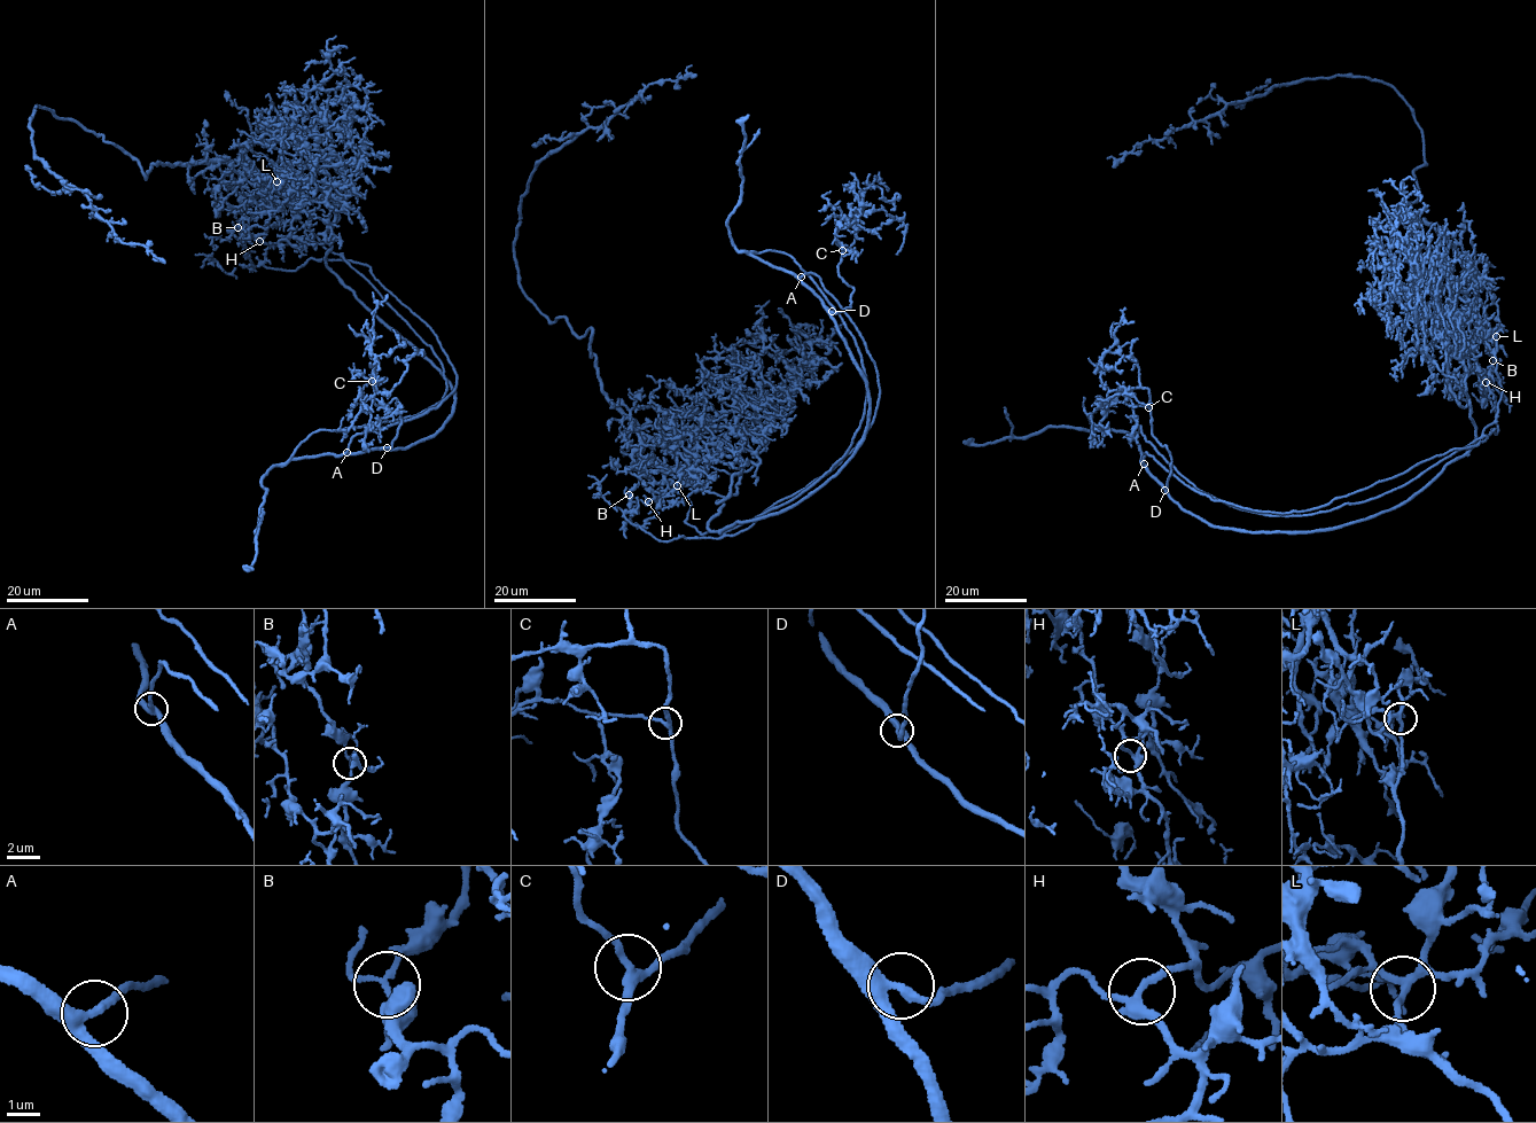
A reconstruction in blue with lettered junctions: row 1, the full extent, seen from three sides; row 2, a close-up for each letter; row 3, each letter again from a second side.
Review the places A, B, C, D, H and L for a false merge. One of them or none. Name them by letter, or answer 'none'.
B

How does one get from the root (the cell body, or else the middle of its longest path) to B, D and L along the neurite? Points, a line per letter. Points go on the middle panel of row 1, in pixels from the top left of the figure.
B: (738, 483), (738, 475), (710, 466), (691, 469), (678, 454), (675, 475), (646, 467), (629, 493)
D: (738, 483), (737, 494), (709, 521), (710, 530), (789, 508), (837, 472), (862, 439), (867, 382), (832, 311)
L: (738, 483), (738, 475), (710, 466), (691, 469), (676, 452), (673, 468), (680, 477), (677, 485)

